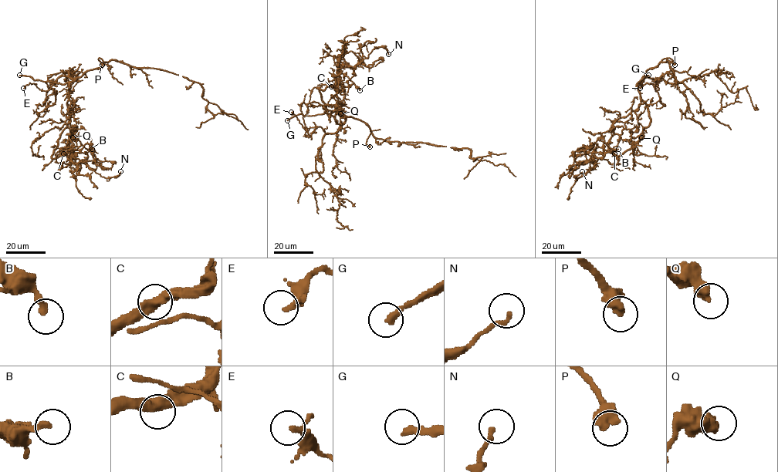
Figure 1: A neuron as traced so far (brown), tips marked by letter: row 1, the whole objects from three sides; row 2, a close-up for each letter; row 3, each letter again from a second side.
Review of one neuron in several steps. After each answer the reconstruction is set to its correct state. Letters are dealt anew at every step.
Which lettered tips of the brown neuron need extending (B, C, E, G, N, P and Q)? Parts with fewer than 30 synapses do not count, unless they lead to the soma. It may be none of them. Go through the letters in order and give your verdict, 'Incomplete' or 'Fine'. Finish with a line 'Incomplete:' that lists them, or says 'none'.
B: Fine
C: Fine
E: Fine
G: Incomplete
N: Fine
P: Incomplete
Q: Fine
Incomplete: G, P

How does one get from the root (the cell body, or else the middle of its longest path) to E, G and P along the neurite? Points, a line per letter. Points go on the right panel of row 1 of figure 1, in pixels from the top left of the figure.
E: (645, 72), (644, 76), (651, 79), (661, 75), (654, 85), (655, 91), (658, 89), (653, 83), (640, 88)
G: (645, 72), (639, 82), (644, 81), (643, 76), (648, 75)
P: (645, 72), (666, 58), (670, 58), (674, 65)

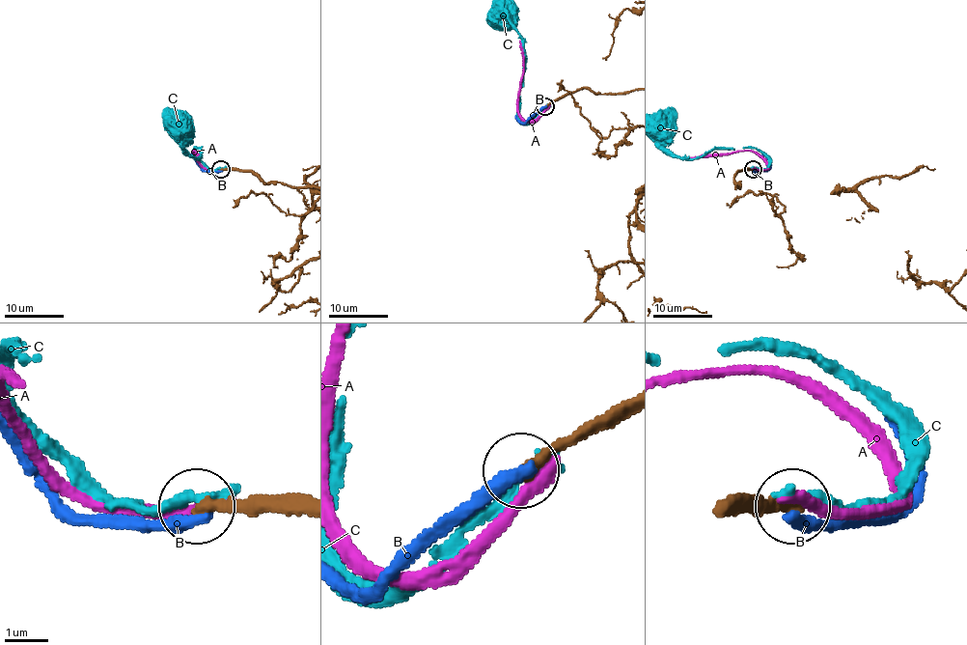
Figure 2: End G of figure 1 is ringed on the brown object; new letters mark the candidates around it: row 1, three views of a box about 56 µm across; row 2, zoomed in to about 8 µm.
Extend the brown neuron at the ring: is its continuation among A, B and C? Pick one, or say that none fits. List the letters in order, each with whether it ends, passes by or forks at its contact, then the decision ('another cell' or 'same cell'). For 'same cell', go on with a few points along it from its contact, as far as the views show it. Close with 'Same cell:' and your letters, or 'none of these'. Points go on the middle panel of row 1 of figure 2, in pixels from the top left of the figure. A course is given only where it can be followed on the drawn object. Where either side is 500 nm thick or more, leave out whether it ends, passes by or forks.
A: it ends there; another cell
B: it ends there; another cell
C: it ends there; another cell
Same cell: none of these

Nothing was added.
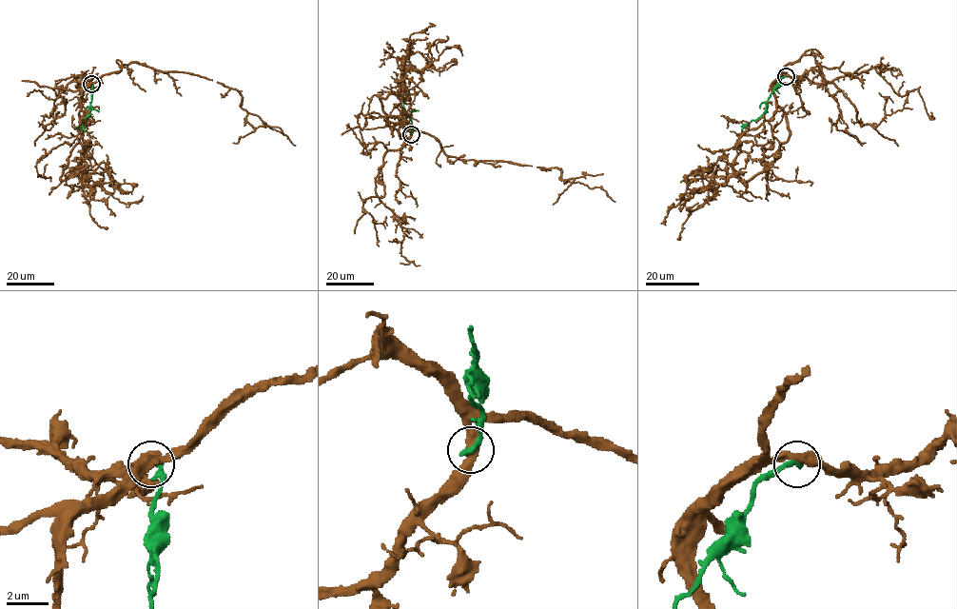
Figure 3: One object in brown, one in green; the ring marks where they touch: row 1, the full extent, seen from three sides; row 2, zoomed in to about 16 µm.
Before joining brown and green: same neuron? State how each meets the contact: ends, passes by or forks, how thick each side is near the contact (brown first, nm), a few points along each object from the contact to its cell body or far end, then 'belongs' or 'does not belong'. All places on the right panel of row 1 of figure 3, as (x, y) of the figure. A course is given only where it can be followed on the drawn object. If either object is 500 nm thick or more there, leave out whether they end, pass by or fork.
brown passes by; green ends there; 440 nm thick on the brown side, 300 nm on the other; brown runs (786, 75), (782, 70), (786, 66), (814, 53), (846, 130), (862, 146); green runs (786, 76), (771, 94), (766, 111), (741, 127); does not belong

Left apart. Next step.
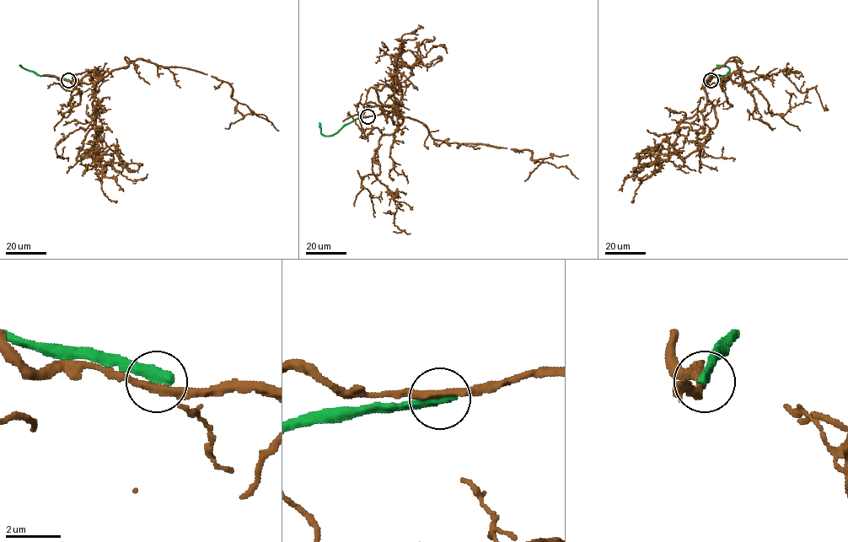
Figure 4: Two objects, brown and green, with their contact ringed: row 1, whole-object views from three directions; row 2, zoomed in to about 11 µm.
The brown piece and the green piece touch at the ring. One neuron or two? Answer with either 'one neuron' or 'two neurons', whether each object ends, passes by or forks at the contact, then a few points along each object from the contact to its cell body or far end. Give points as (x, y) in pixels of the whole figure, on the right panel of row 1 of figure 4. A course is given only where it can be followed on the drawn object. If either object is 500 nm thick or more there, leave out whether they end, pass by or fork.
two neurons; brown passes by; green ends; course brown (711, 80), (707, 83), (705, 82), (715, 68), (736, 60), (743, 84), (761, 115), (760, 119), (772, 130); course green (711, 80), (714, 77), (724, 75), (729, 70), (716, 65)

